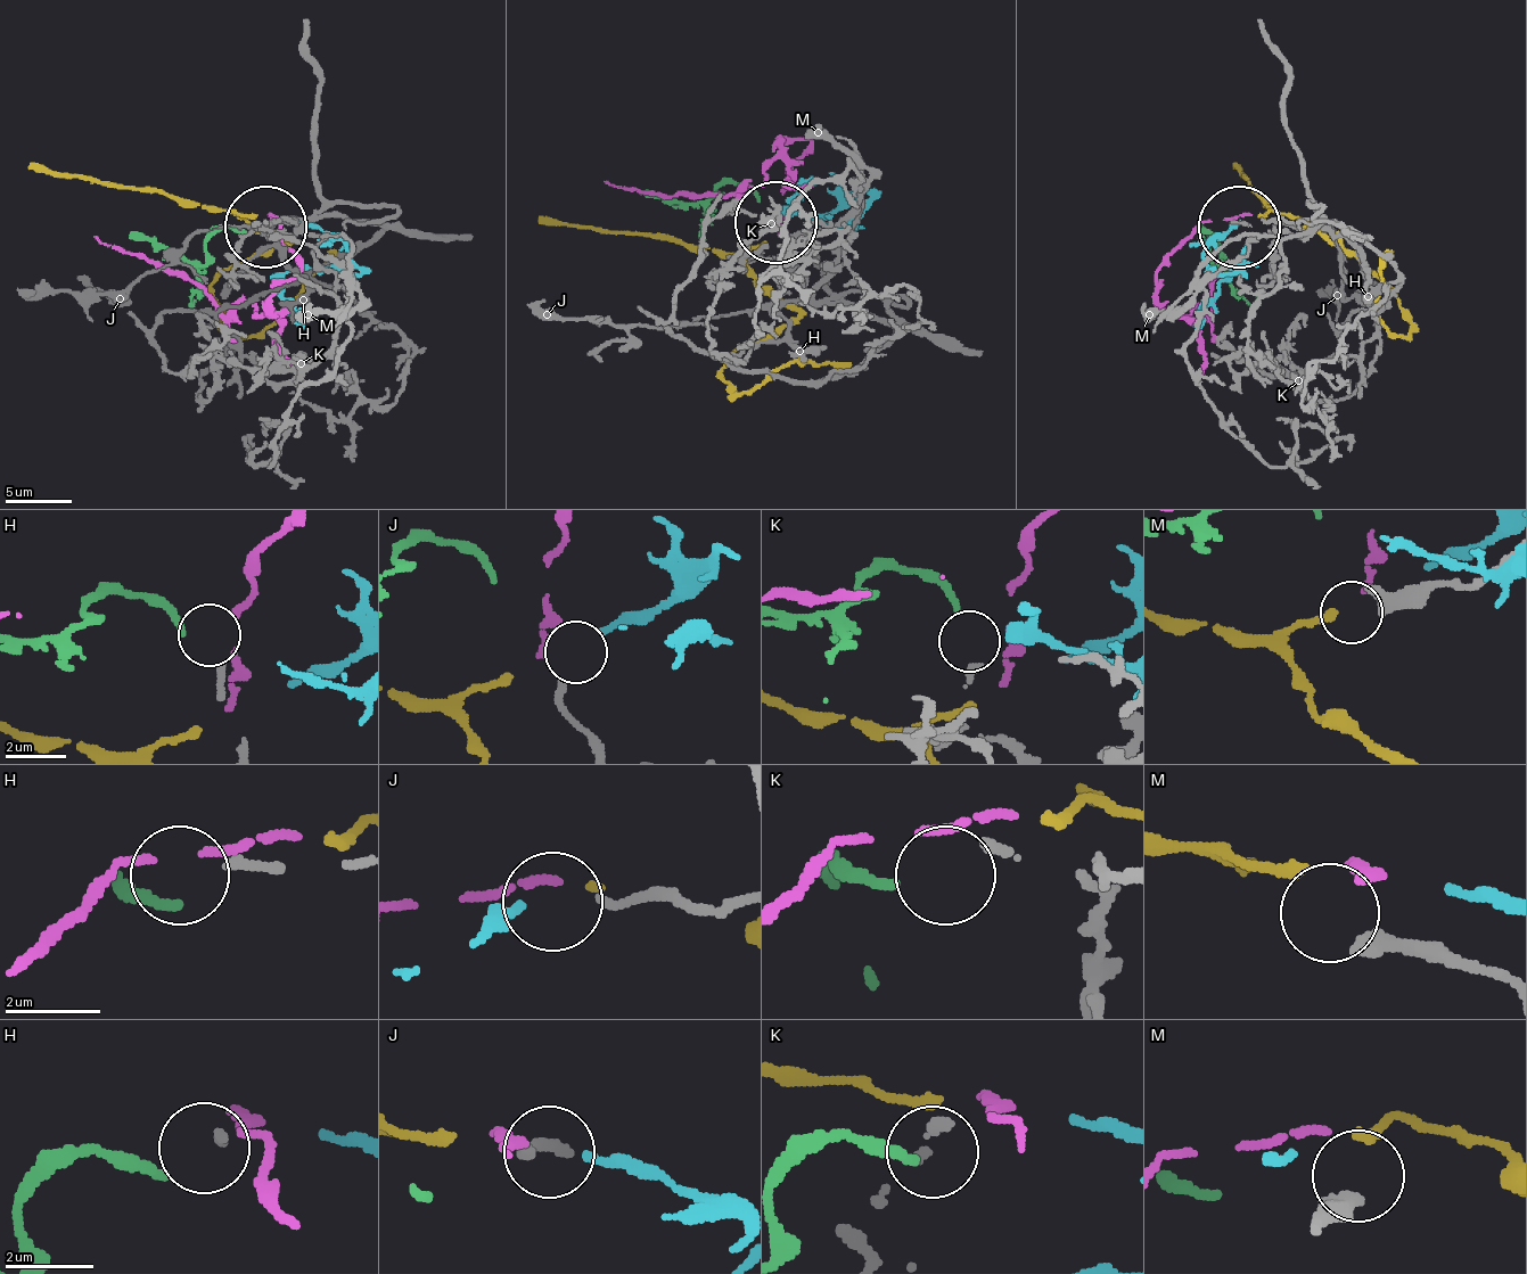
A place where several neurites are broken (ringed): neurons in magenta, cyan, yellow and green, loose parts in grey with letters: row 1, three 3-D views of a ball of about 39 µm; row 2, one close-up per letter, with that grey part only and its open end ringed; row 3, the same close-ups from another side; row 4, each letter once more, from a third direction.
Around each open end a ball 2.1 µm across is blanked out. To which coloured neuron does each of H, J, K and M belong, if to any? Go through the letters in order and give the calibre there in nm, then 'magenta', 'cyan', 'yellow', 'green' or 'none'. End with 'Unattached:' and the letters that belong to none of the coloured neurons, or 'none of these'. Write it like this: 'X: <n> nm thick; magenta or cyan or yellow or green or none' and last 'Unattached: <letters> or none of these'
H: 200 nm thick; none
J: 190 nm thick; cyan
K: 200 nm thick; green
M: 440 nm thick; none
Unattached: H, M

